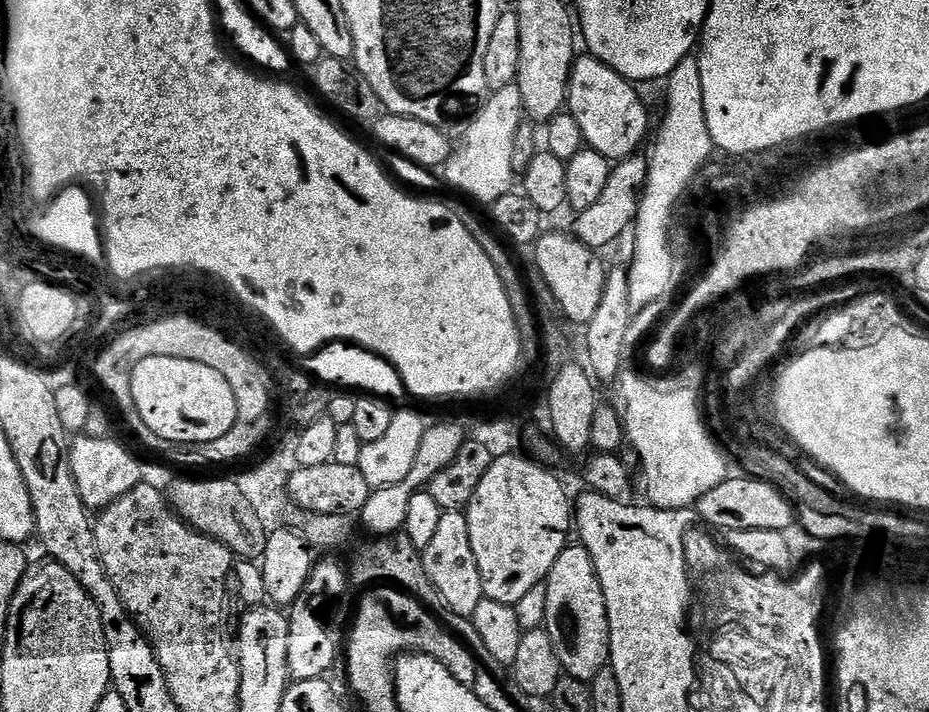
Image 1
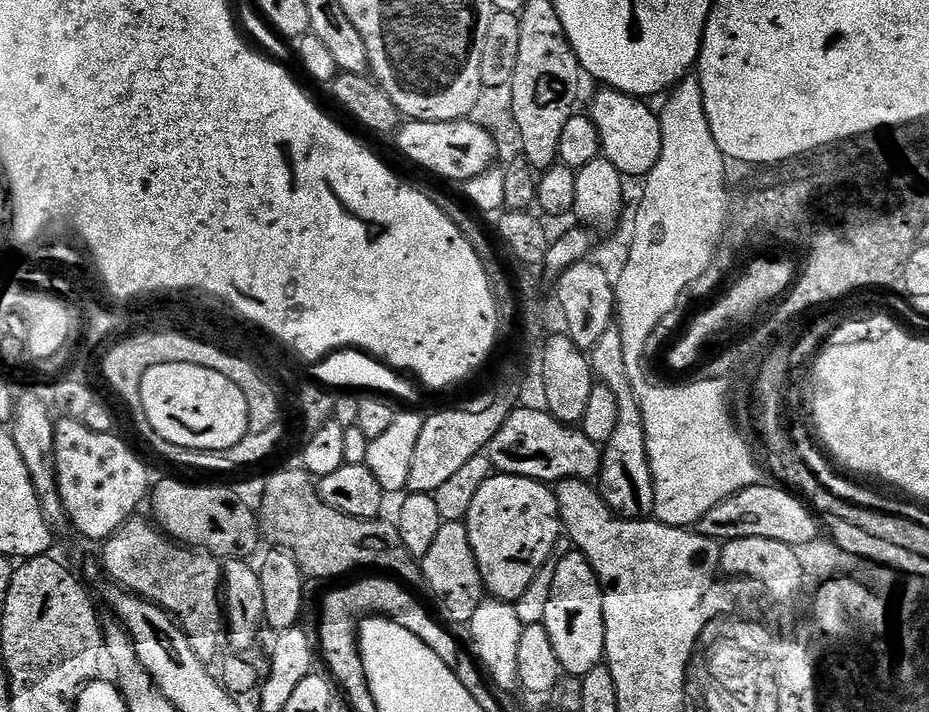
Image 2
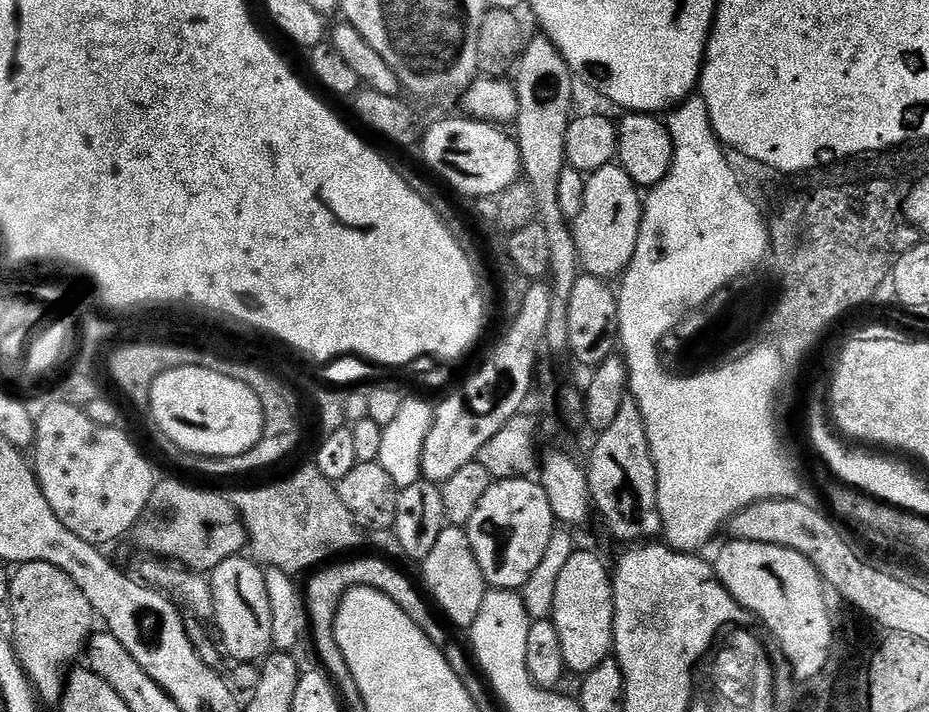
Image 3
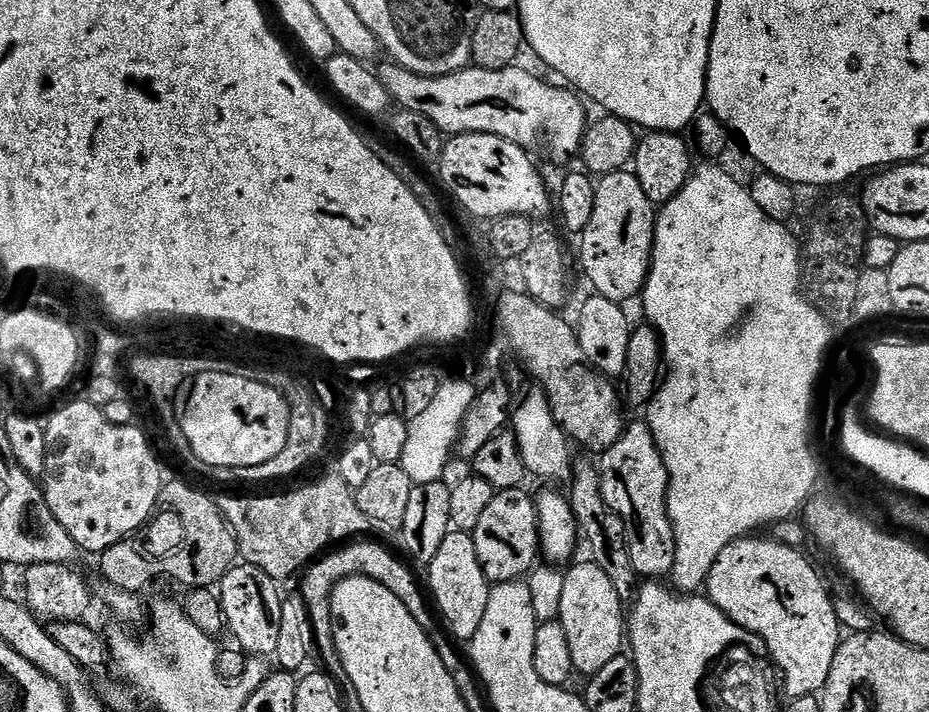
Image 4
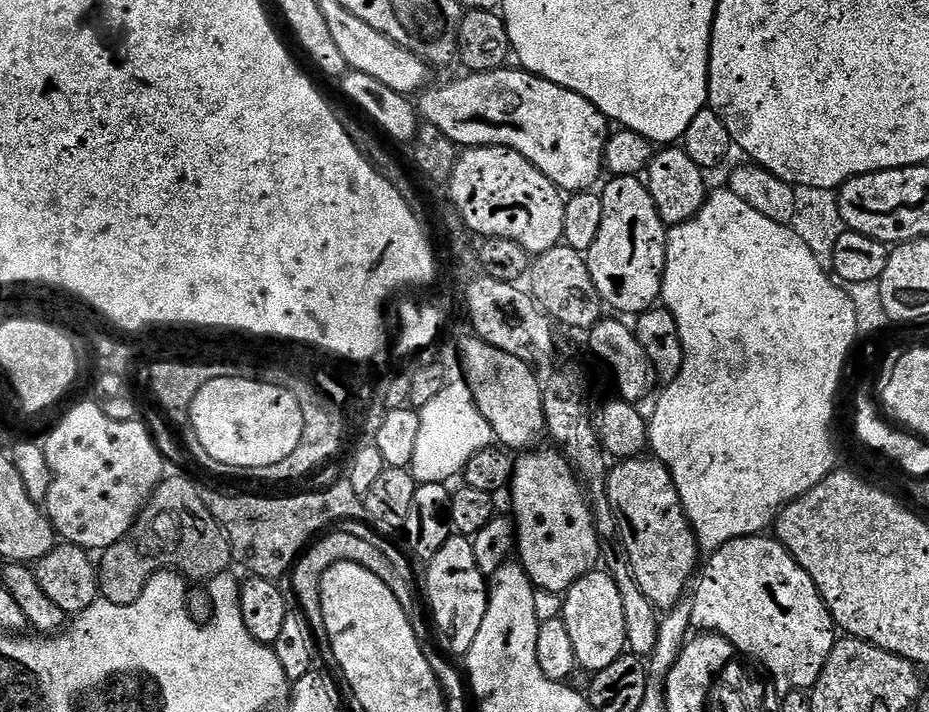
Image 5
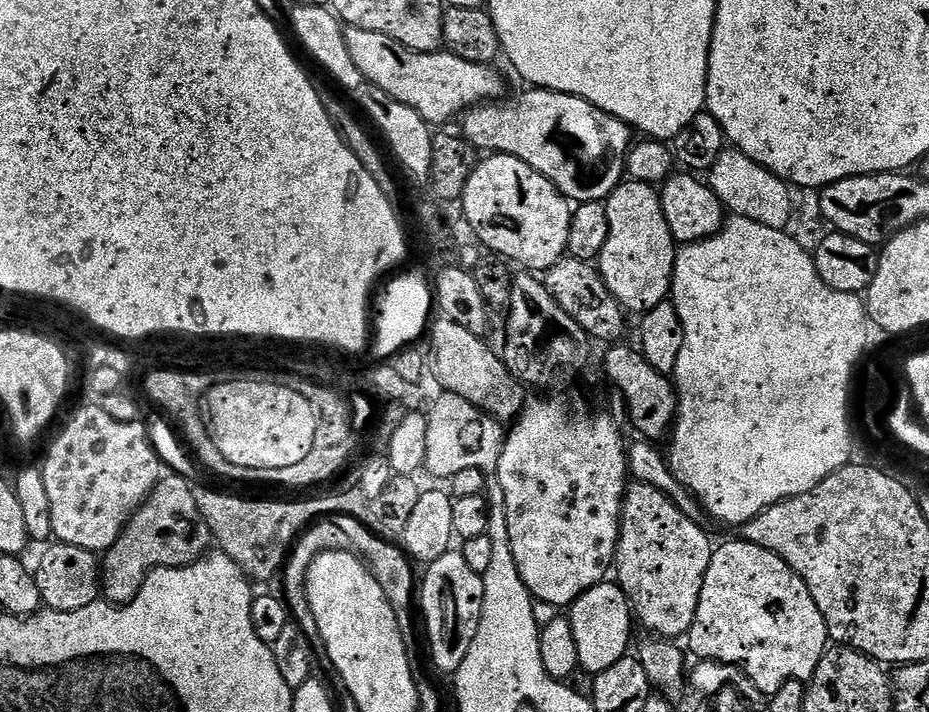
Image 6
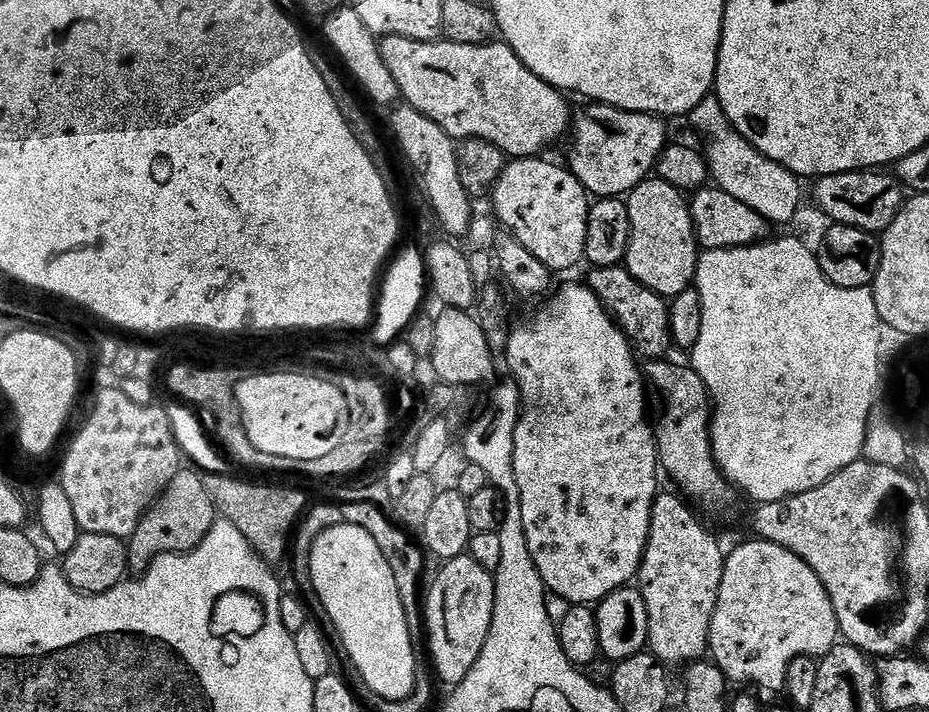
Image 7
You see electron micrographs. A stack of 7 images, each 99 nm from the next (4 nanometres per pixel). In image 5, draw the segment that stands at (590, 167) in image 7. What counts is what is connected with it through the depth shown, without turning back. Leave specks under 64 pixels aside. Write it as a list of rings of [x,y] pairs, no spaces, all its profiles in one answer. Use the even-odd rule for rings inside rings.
[[[516,66],[495,68],[492,72],[464,74],[461,80],[452,80],[441,88],[434,88],[419,97],[419,115],[427,123],[442,130],[442,134],[446,134],[446,138],[453,140],[461,149],[508,148],[511,152],[522,154],[522,158],[546,174],[546,178],[550,178],[550,182],[554,182],[564,194],[587,192],[597,187],[596,179],[600,172],[605,171],[604,147],[608,144],[610,121],[600,113],[598,106],[582,98],[582,94],[566,90]]]

